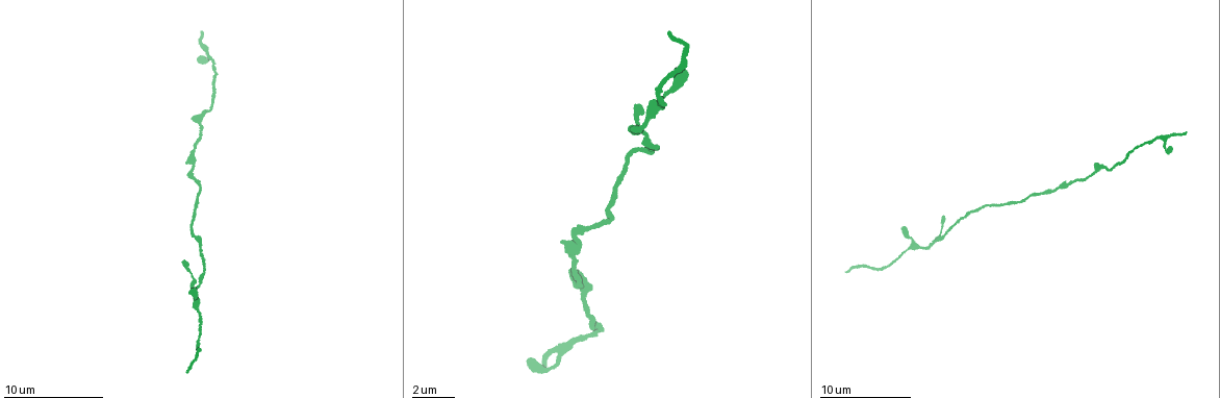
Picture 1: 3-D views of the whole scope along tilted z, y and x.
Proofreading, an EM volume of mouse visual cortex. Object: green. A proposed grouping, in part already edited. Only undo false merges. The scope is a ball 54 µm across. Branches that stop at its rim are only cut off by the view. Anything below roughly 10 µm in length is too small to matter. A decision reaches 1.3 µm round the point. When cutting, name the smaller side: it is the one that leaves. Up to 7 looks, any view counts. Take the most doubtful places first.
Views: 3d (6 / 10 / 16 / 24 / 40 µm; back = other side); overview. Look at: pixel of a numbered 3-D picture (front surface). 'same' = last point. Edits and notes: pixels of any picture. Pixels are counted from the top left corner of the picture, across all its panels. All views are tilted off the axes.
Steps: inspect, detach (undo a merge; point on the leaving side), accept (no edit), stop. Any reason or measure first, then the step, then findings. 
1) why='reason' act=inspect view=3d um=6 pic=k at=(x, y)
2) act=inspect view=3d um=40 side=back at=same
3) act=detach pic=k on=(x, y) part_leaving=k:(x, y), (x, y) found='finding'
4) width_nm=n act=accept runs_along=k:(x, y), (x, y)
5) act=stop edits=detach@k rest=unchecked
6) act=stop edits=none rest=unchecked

why='calibre changes' act=inspect view=3d um=10 pic=1 at=(944, 233)

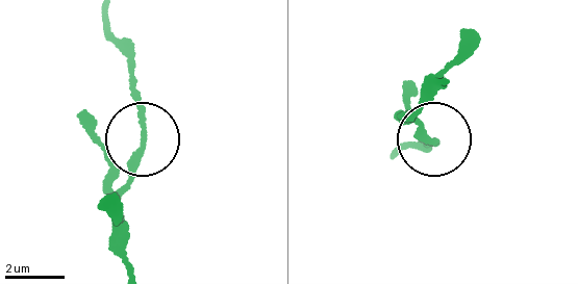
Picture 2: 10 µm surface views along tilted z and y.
act=accept found='continuous, no second neuron'

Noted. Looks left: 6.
why='three arms meet' act=inspect view=3d um=6 pic=1 at=(912, 246)

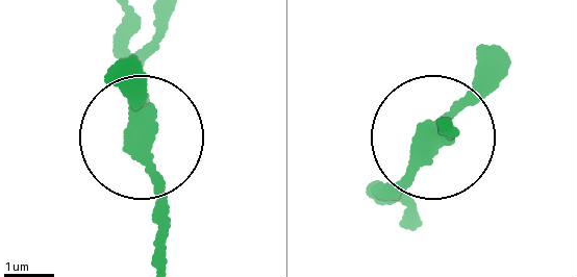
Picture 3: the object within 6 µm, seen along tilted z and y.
arms=3 act=accept found='one neuron here'

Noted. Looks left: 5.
why='thick turns thin' act=inspect view=3d um=10 pic=1 at=(194, 151)

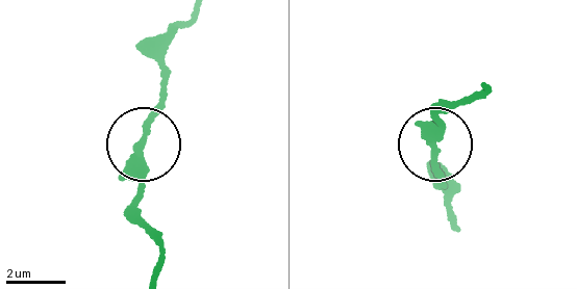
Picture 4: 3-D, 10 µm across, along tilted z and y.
width_nm=230 act=accept runs_along=4:(159, 269), (136, 200), (146, 138), (170, 74) found='one neuron here'

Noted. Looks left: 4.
act=inspect view=3d um=16 pic=1 at=(1105, 167)

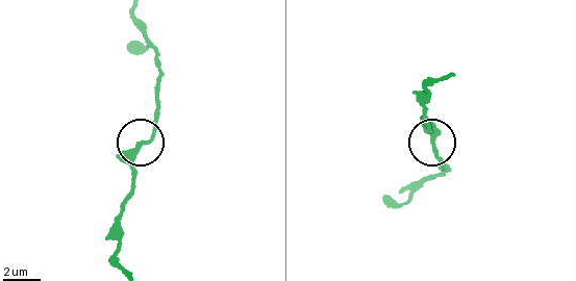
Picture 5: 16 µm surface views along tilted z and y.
act=accept runs_along=5:(121, 271), (120, 225), (157, 101) found='continuous, no second neuron'

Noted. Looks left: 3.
act=stop edits=none rest=unchecked

